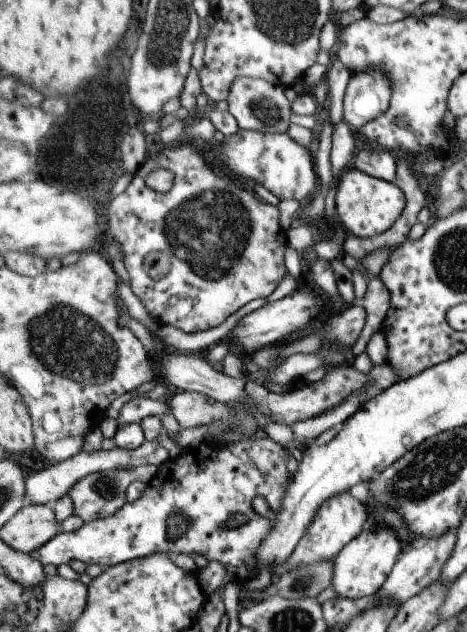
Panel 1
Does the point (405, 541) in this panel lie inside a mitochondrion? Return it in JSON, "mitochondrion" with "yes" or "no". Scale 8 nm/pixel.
{"mitochondrion":"no"}

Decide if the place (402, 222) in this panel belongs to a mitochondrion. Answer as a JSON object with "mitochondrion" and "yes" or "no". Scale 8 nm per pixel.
{"mitochondrion":"no"}

